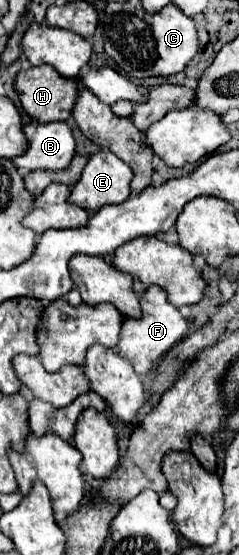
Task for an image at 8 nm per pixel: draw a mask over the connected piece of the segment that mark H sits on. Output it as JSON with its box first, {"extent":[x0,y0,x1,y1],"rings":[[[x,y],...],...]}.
{"extent":[16,65,78,123],"rings":[[[40,65],[40,67],[30,67],[30,69],[18,73],[16,91],[20,95],[22,109],[30,115],[30,119],[34,119],[38,123],[66,121],[70,117],[72,105],[78,95],[78,81],[60,77],[58,71],[52,69],[52,65]]]}

